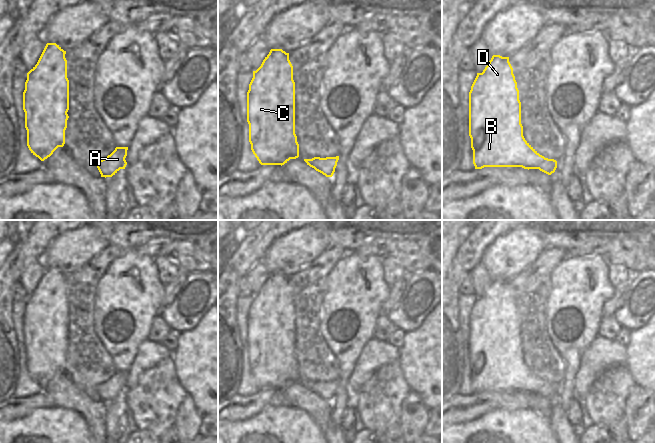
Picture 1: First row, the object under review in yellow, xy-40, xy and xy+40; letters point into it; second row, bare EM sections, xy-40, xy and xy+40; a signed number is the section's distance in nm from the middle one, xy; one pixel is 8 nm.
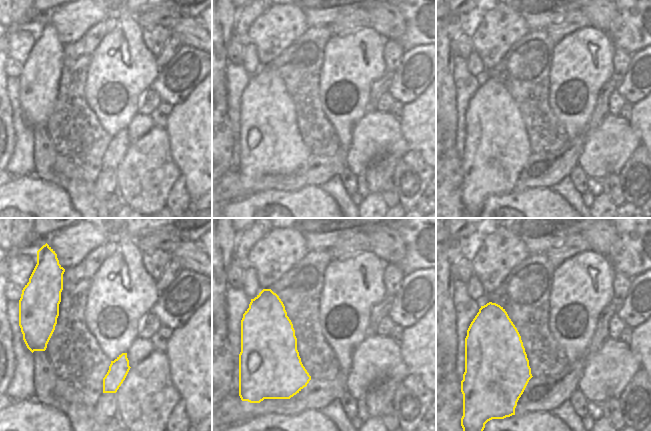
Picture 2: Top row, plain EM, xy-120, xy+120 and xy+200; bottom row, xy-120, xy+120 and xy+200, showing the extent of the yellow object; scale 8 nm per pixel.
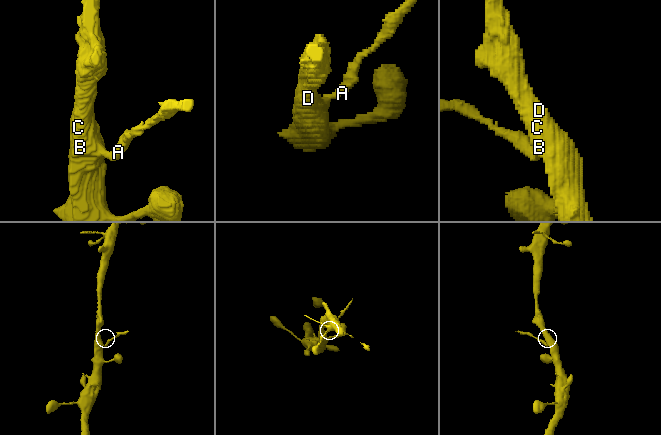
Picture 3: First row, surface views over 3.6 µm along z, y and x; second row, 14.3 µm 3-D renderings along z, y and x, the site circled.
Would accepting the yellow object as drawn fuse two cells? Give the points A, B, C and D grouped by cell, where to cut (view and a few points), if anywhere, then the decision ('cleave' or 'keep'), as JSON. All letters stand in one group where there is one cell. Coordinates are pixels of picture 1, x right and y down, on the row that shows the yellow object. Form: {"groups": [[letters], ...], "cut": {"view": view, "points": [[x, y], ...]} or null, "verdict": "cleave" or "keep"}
{"groups": [["A"], ["B", "C", "D"]], "cut": {"view": "xy+40", "points": [[545, 158], [538, 168]]}, "verdict": "cleave"}

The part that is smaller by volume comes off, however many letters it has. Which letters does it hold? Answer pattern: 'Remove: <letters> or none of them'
Remove: A.

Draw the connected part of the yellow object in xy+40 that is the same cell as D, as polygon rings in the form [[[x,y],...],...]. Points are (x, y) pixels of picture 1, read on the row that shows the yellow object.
[[[493,55],[483,72],[477,73],[469,92],[469,136],[471,138],[475,169],[484,167],[539,169],[539,164],[545,160],[545,157],[540,155],[523,136],[519,90],[509,57]]]

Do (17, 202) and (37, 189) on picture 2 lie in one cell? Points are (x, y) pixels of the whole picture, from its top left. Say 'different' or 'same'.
same

